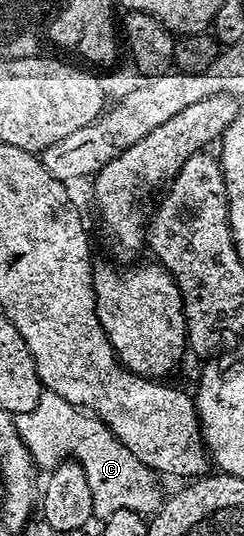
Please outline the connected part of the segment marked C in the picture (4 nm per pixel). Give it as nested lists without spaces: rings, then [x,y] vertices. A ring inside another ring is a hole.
[[[49,392],[40,396],[40,404],[32,412],[17,415],[18,435],[28,453],[34,457],[35,467],[49,472],[61,462],[73,460],[84,468],[88,488],[92,488],[94,518],[105,520],[112,512],[135,510],[143,516],[157,514],[164,501],[154,471],[140,464],[125,444],[93,414],[73,406],[68,400]]]

